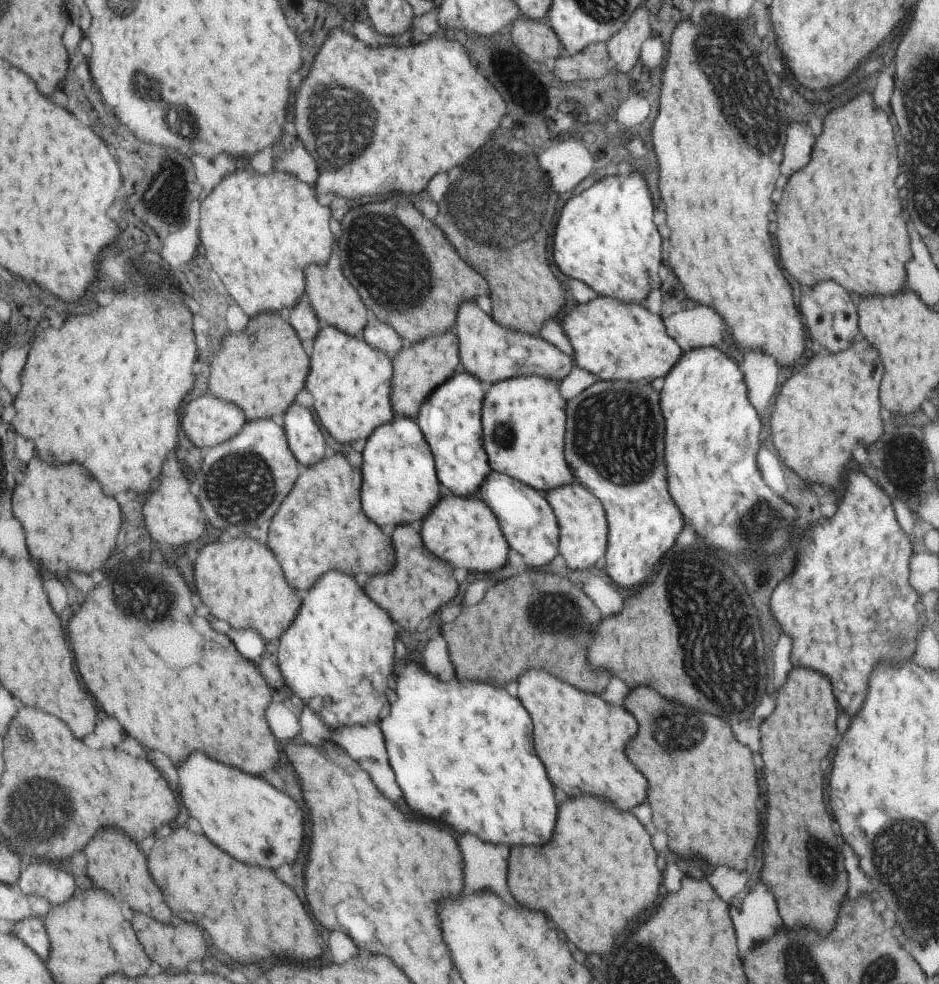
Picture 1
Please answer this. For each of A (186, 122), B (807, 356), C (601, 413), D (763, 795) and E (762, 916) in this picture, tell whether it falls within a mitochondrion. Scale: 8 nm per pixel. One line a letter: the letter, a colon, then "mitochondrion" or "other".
A: mitochondrion
B: other
C: mitochondrion
D: other
E: other

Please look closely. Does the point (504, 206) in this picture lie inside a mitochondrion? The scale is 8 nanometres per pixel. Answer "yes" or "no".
yes

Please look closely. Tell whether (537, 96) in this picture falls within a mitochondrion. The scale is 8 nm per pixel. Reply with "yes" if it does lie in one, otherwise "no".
no

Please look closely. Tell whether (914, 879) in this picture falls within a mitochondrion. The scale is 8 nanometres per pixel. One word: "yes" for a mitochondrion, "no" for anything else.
yes

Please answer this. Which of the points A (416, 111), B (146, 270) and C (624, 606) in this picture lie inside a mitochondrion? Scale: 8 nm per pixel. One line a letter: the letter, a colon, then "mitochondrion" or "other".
A: other
B: mitochondrion
C: other

